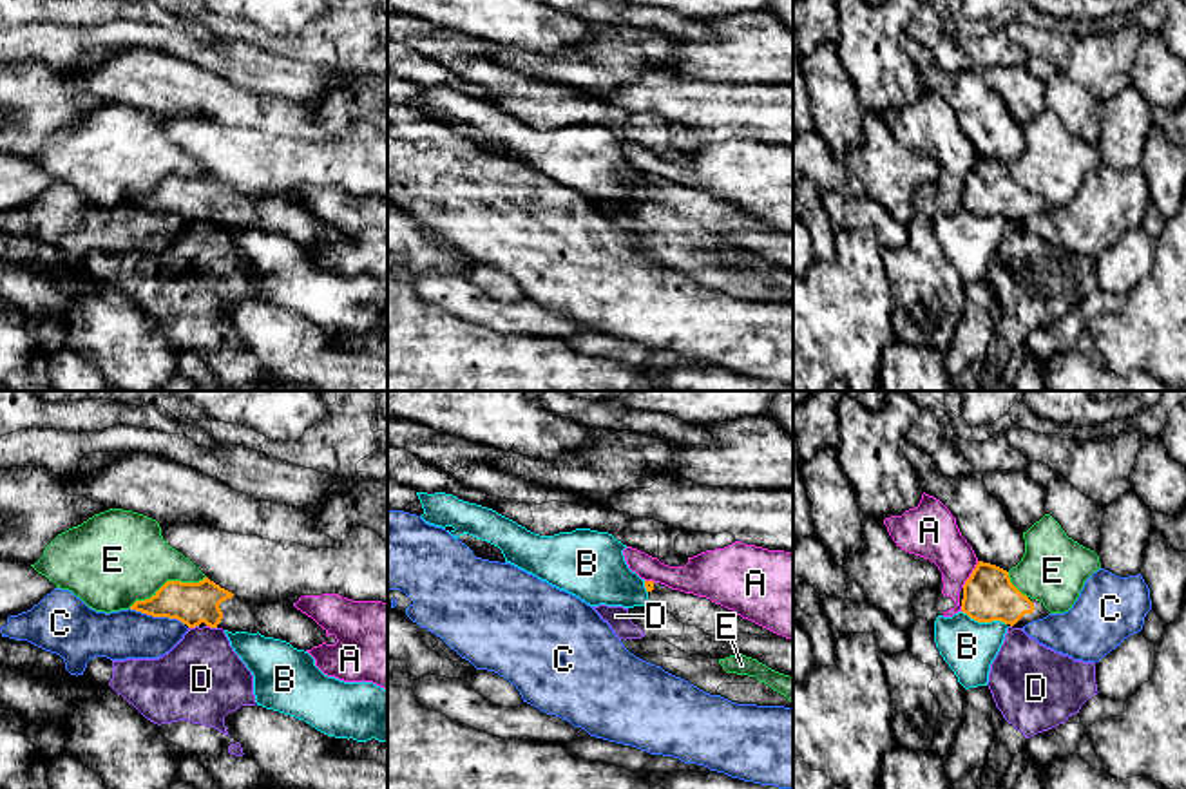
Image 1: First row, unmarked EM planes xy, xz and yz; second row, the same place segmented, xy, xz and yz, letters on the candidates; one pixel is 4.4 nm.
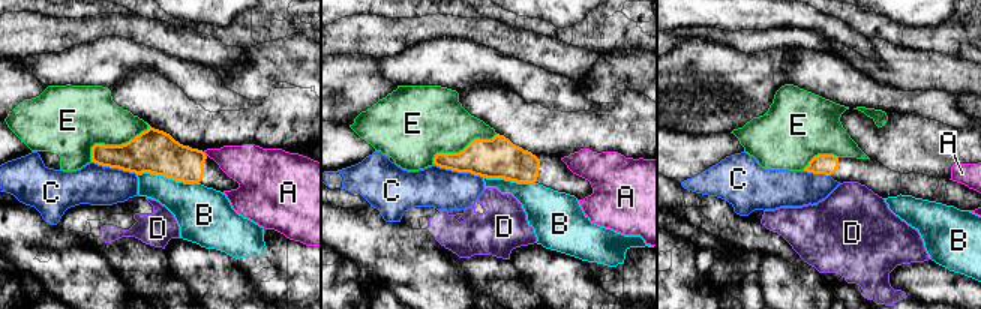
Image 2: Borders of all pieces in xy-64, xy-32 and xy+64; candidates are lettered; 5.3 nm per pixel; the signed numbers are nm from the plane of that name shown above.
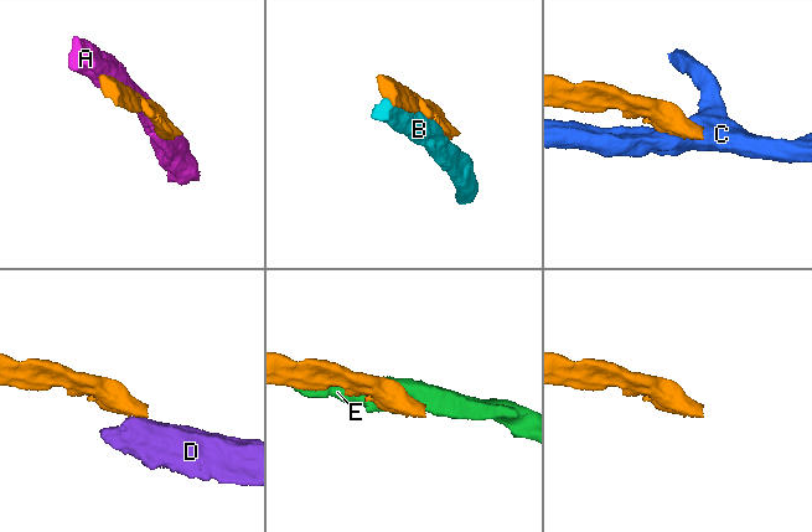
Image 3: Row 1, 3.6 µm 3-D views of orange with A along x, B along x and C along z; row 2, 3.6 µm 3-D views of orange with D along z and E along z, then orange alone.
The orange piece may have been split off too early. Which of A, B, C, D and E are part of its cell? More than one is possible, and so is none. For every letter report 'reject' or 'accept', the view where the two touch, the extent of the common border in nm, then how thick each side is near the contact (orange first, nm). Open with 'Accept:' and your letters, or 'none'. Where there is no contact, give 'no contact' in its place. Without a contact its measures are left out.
Accept: none
A: reject; meets orange in yz; contact 140 nm long; 220 nm thick on the orange side, 220 nm on the other
B: reject; meets orange in yz; contact 220 nm long; 220 nm thick on the orange side, 240 nm on the other
C: reject; meets orange in xy; contact 260 nm long; 190 nm thick on the orange side, 220 nm on the other
D: reject; meets orange in xy; contact 50 nm long; 190 nm thick on the orange side, 380 nm on the other
E: reject; meets orange in xy; contact 380 nm long; 190 nm thick on the orange side, 420 nm on the other

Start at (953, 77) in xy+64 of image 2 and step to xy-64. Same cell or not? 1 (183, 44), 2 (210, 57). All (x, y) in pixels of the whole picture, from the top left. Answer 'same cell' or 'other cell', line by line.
1: same cell
2: same cell

